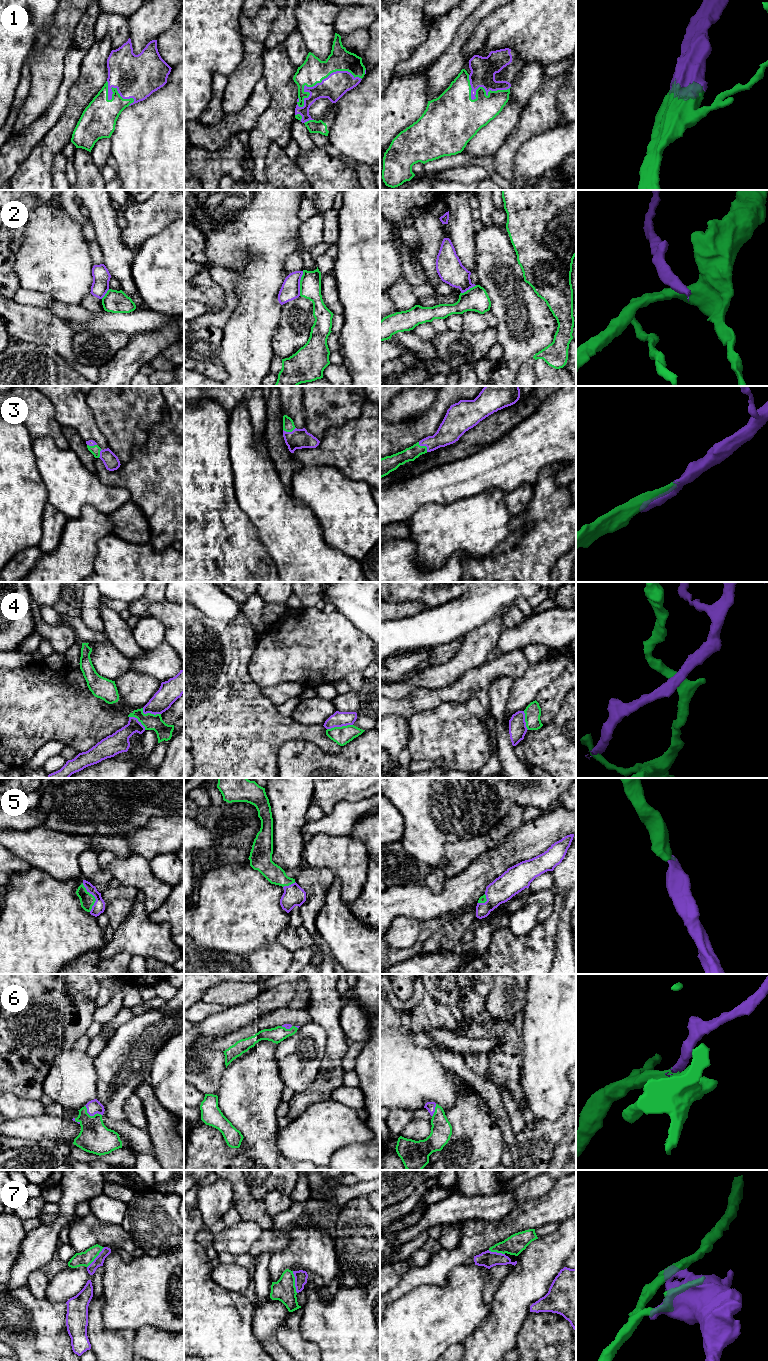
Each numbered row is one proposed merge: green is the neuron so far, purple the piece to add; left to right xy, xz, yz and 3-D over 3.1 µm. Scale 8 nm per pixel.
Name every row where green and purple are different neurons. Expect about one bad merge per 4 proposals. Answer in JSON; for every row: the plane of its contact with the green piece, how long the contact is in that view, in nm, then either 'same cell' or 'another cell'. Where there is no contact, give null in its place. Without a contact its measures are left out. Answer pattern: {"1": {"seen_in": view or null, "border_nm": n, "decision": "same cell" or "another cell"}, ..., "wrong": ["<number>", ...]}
{"1": {"seen_in": "xz", "border_nm": 550, "decision": "same cell"}, "2": {"seen_in": "xz", "border_nm": 200, "decision": "another cell"}, "3": {"seen_in": "yz", "border_nm": 110, "decision": "same cell"}, "4": {"seen_in": "xz", "border_nm": 220, "decision": "another cell"}, "5": {"seen_in": "xy", "border_nm": 240, "decision": "same cell"}, "6": {"seen_in": "xy", "border_nm": 160, "decision": "same cell"}, "7": {"seen_in": "xz", "border_nm": 180, "decision": "another cell"}, "wrong": ["2", "4", "7"]}

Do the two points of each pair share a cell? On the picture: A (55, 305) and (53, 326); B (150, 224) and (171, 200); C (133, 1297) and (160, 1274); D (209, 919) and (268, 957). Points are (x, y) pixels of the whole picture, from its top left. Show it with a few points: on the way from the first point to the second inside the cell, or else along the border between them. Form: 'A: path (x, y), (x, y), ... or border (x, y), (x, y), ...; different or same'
A: border (46, 306), (56, 316), (68, 323); different
B: path (156, 218), (164, 210), (165, 206); same
C: path (140, 1293), (153, 1281); same
D: border (276, 942), (253, 950), (246, 958); different

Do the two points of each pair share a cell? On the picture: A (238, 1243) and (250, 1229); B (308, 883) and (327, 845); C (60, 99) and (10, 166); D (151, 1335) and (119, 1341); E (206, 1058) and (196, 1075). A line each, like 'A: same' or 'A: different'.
A: same
B: different
C: same
D: different
E: same

